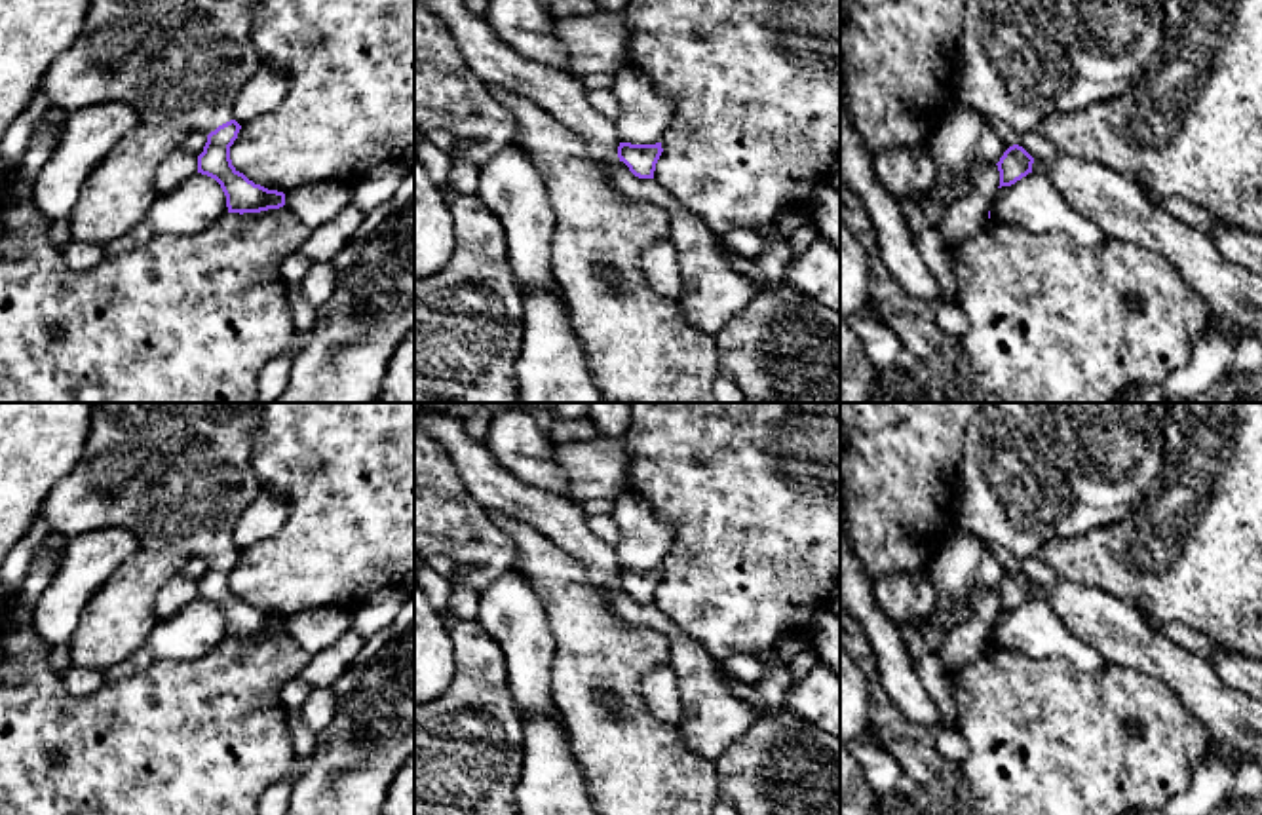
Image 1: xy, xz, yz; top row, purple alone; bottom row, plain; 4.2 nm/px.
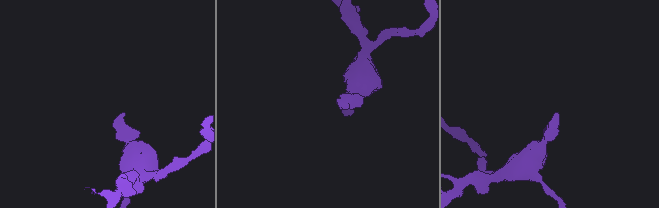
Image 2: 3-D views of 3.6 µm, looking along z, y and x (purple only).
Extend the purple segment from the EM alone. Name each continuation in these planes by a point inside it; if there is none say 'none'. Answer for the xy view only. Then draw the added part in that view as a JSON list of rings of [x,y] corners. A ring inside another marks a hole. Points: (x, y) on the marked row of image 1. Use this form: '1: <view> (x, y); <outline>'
1: xy (177, 61); [[[89,0],[76,42],[59,55],[44,76],[42,89],[51,104],[68,112],[105,103],[137,108],[144,122],[181,123],[209,135],[234,120],[234,103],[262,59],[253,42],[255,0]]]

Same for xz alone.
none

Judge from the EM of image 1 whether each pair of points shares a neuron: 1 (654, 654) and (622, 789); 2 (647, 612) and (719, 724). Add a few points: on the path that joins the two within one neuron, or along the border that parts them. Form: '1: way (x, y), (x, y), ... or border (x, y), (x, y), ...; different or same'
1: way (630, 688), (628, 755); same
2: way (675, 637), (700, 675), (706, 696); same

